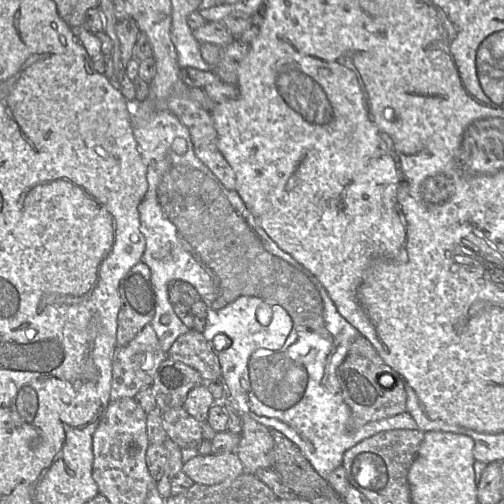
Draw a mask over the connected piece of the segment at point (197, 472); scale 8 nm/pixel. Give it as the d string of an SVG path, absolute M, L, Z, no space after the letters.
M236 453L198 454L185 462L182 472L194 483L213 485L232 480L245 473L244 466Z

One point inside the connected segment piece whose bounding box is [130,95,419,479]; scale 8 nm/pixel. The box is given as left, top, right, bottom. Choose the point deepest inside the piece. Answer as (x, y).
(279, 338)

